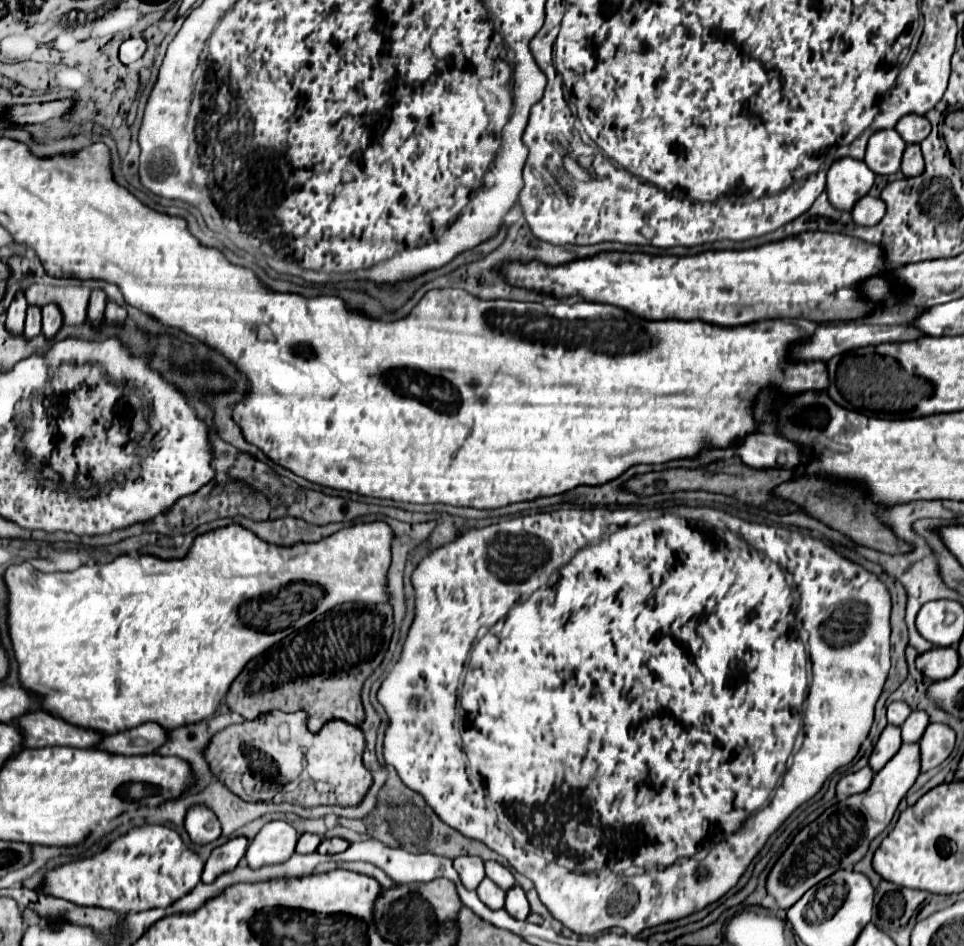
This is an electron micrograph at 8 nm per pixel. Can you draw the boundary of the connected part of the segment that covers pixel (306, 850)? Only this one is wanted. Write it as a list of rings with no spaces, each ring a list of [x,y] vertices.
[[[302,834],[300,840],[298,840],[298,846],[296,846],[296,852],[298,854],[312,854],[312,852],[316,852],[318,844],[320,844],[320,836],[316,836],[316,834]]]

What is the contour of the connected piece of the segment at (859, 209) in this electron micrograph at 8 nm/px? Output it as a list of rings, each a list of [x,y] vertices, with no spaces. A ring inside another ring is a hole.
[[[864,196],[860,198],[854,208],[852,208],[852,220],[856,224],[862,224],[862,226],[874,226],[882,220],[886,212],[886,204],[880,200],[880,198],[872,198],[872,196]]]

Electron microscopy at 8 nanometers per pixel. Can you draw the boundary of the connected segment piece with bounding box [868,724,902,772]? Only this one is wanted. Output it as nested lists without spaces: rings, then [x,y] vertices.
[[[886,726],[884,732],[880,734],[870,758],[868,758],[868,766],[878,772],[884,768],[884,764],[900,750],[902,742],[900,742],[900,728],[898,726]]]

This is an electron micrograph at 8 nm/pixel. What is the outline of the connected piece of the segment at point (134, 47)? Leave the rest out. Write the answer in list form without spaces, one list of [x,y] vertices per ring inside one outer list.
[[[130,38],[130,40],[126,40],[122,46],[120,46],[120,60],[124,62],[124,64],[134,64],[134,62],[138,62],[142,56],[144,56],[144,52],[146,52],[146,40],[144,38]]]

